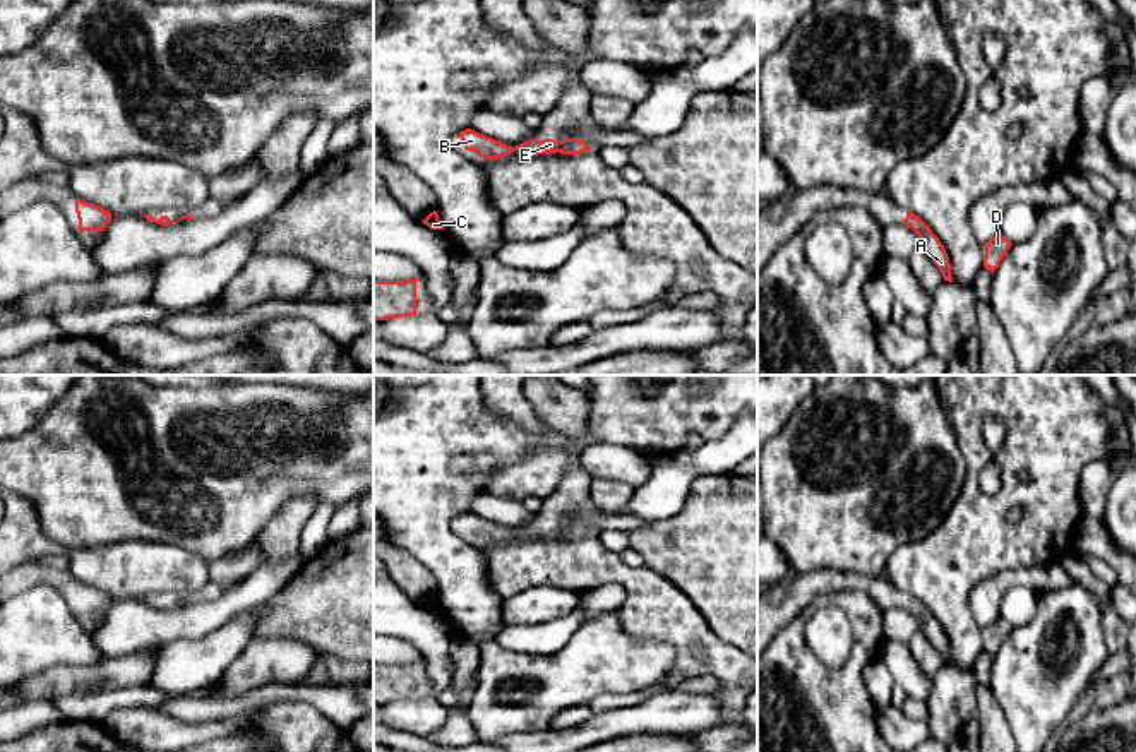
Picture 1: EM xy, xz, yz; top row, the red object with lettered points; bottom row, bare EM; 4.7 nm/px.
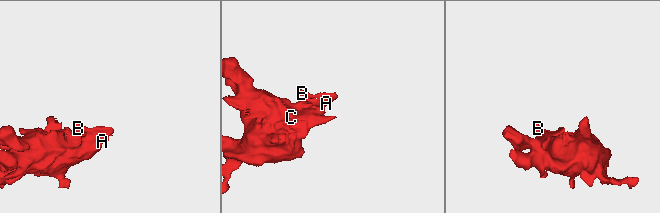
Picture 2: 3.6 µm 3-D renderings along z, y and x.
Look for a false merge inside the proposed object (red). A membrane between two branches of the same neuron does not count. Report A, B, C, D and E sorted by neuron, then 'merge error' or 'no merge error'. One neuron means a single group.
groups A B C D E; no merge error

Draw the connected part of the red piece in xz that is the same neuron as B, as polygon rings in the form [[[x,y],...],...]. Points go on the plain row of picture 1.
[[[471,512],[461,514],[459,521],[464,526],[466,534],[476,534],[480,541],[487,541],[487,543],[504,541],[511,538],[514,533],[523,538],[529,538],[529,540],[538,540],[538,538],[547,538],[547,536],[581,538],[581,536],[591,534],[589,528],[579,522],[564,522],[564,524],[529,522],[516,531],[511,531],[492,521],[478,517]]]

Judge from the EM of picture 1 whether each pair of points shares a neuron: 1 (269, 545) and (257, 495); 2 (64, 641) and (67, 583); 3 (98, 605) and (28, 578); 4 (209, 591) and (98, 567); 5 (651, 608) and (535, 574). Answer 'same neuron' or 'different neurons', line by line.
1: different neurons
2: different neurons
3: same neuron
4: different neurons
5: same neuron

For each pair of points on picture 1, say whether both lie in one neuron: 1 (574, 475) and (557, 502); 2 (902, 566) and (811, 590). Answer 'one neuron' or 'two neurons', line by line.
1: one neuron
2: two neurons

